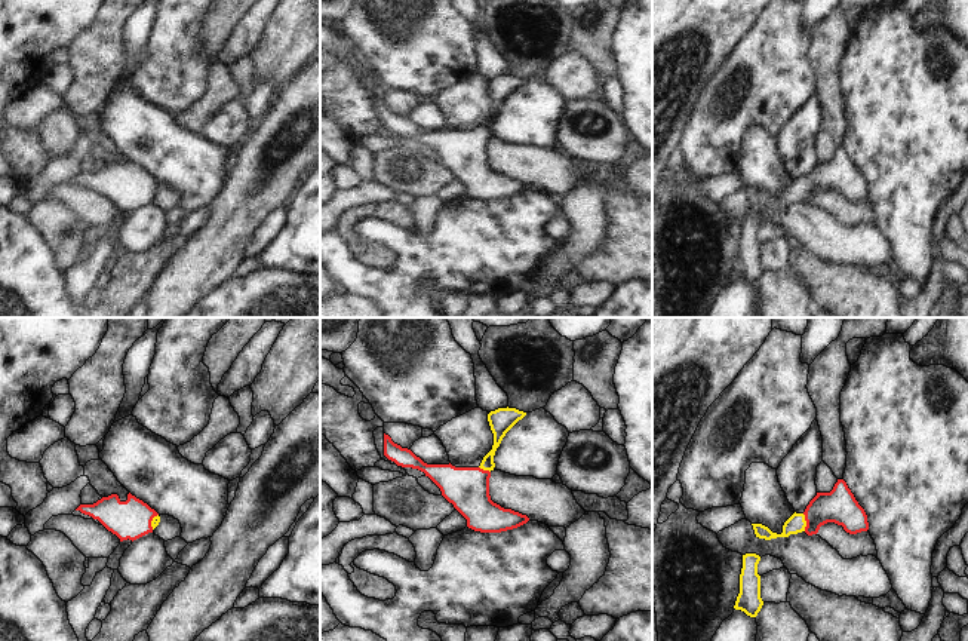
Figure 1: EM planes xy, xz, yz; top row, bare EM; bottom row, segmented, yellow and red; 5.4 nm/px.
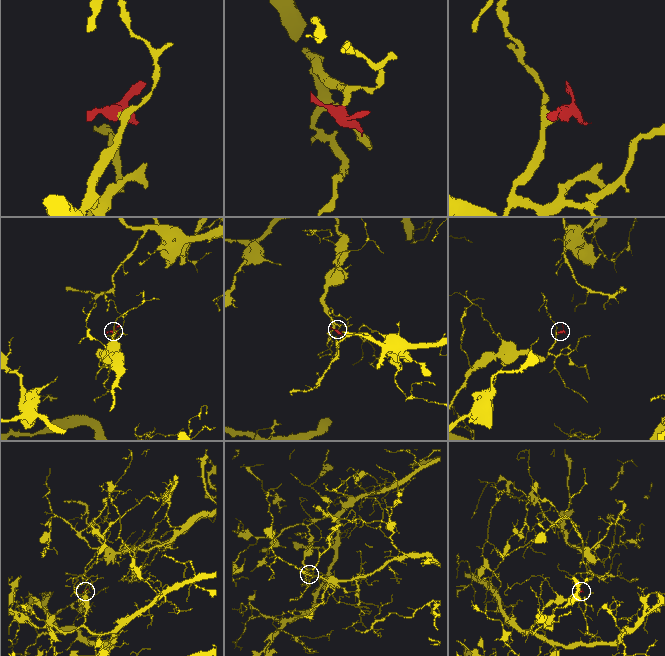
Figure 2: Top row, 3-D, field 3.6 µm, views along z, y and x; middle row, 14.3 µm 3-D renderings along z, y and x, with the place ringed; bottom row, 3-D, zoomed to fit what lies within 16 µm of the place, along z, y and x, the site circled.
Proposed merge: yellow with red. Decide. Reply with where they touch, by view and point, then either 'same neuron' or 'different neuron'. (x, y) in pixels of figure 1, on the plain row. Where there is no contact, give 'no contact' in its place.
yz (805, 190) | same neuron

